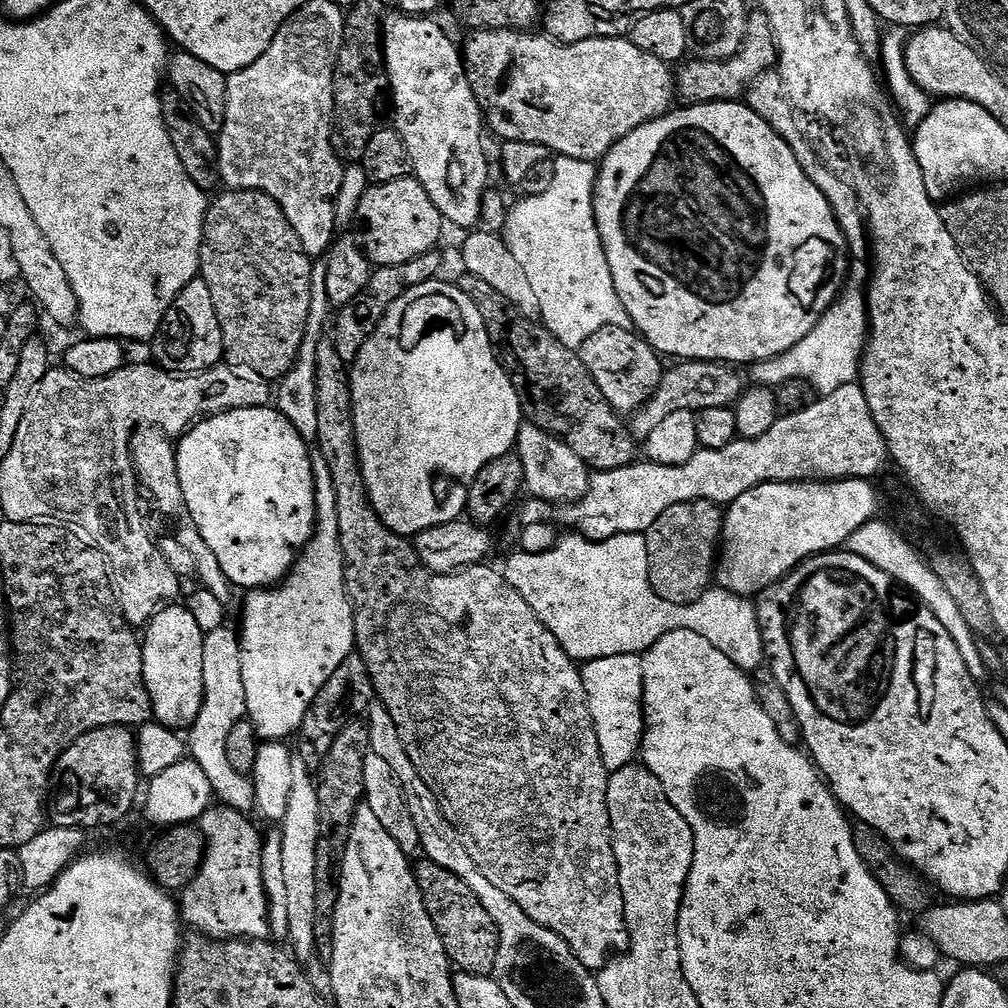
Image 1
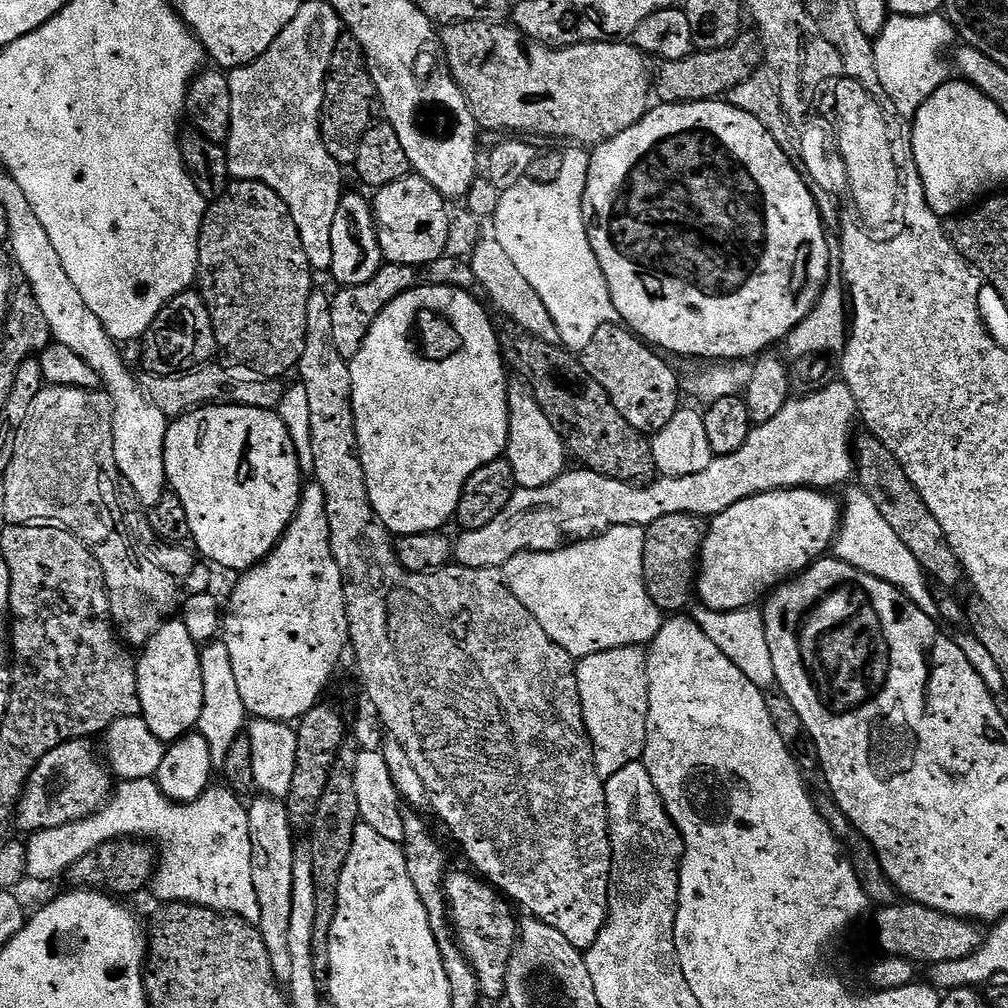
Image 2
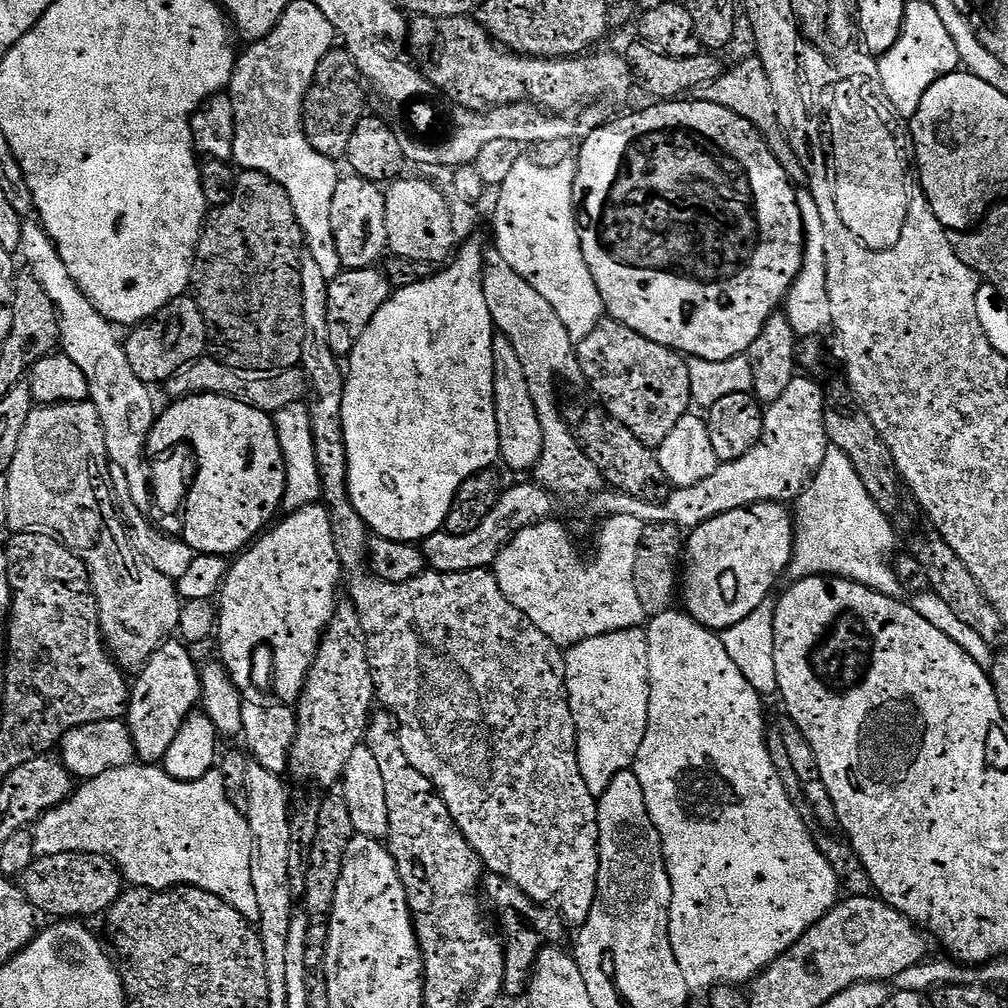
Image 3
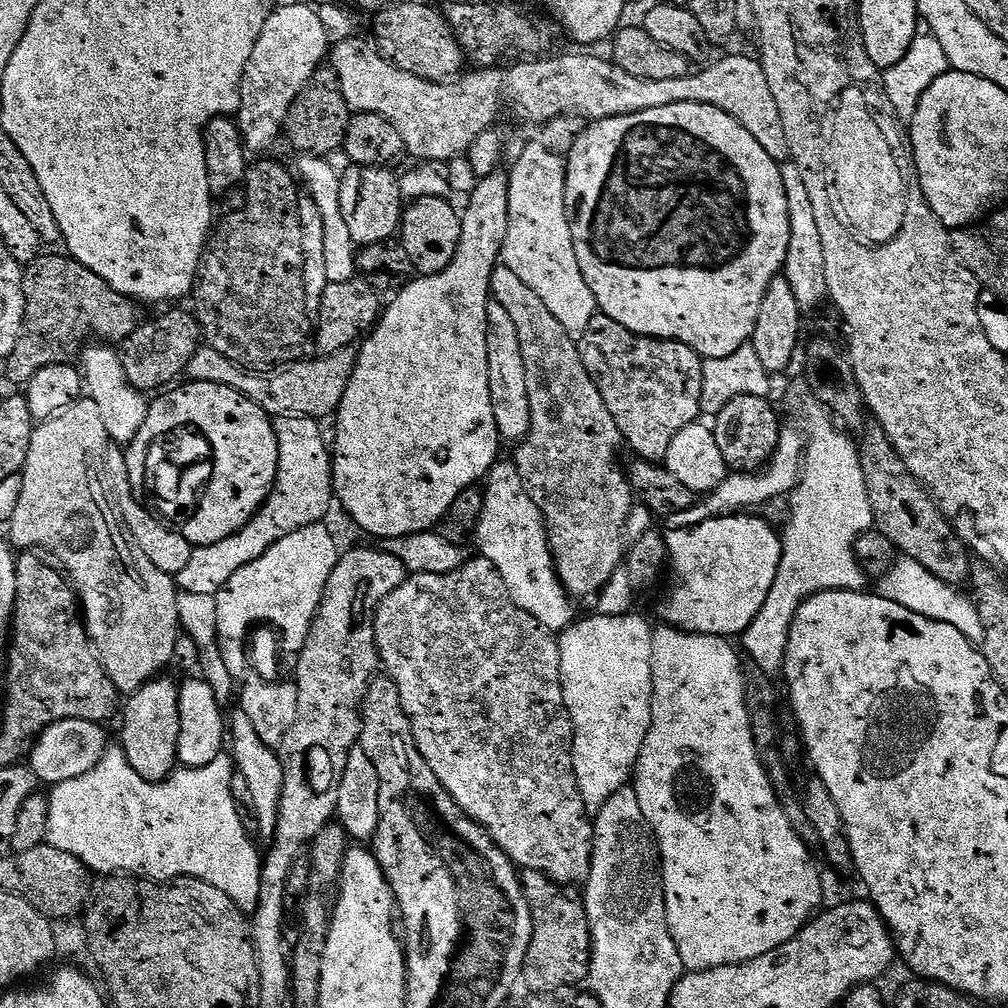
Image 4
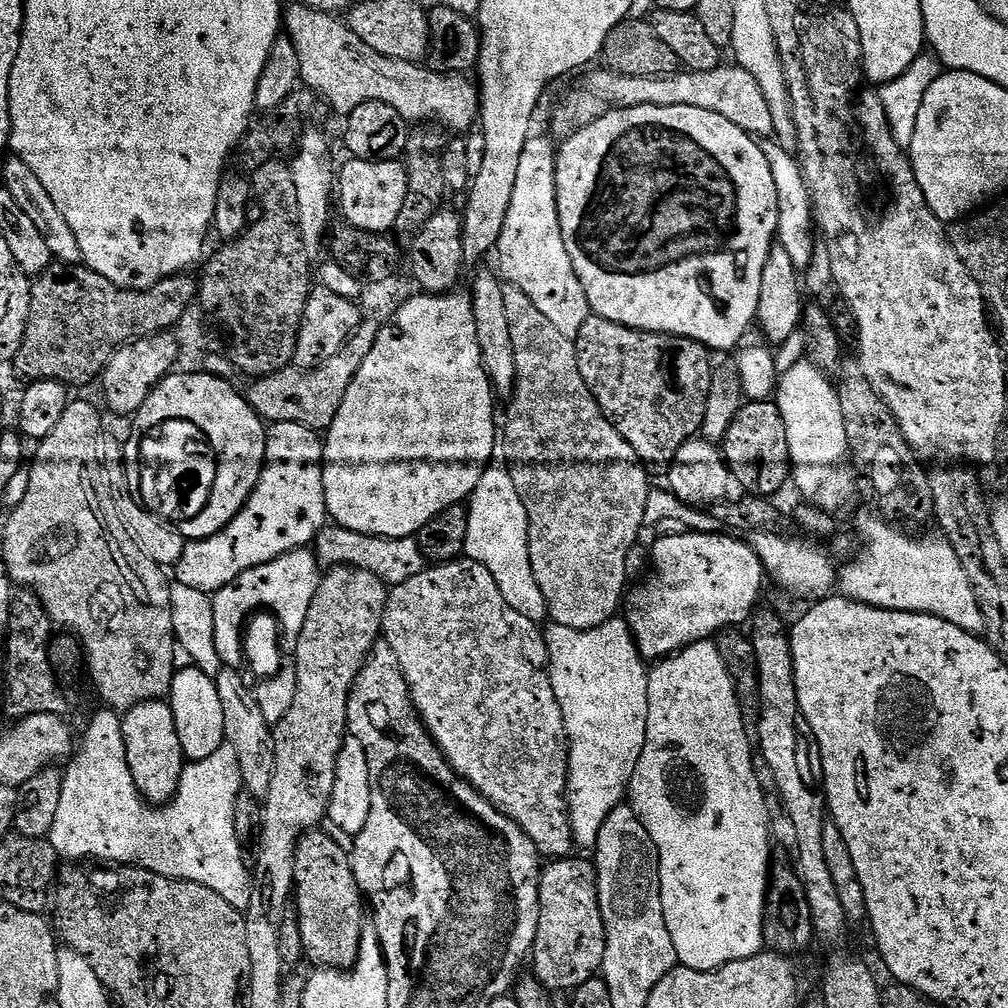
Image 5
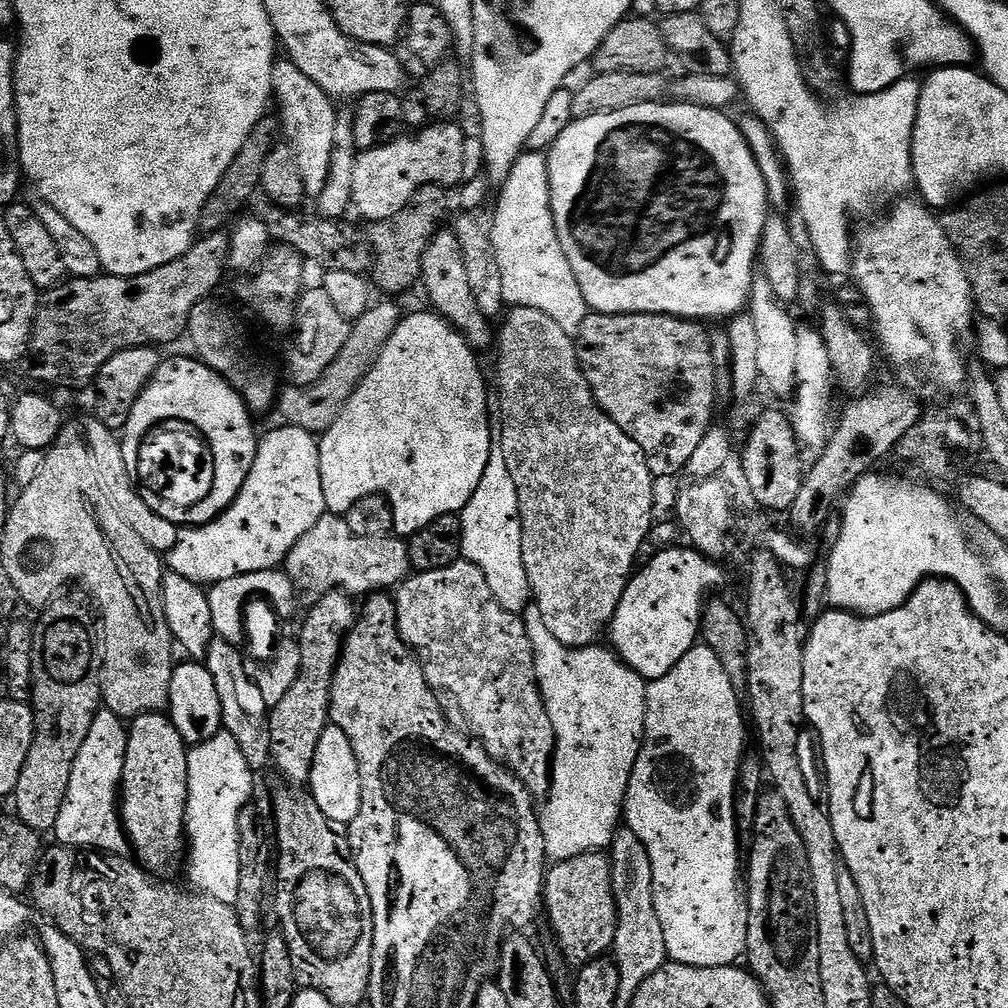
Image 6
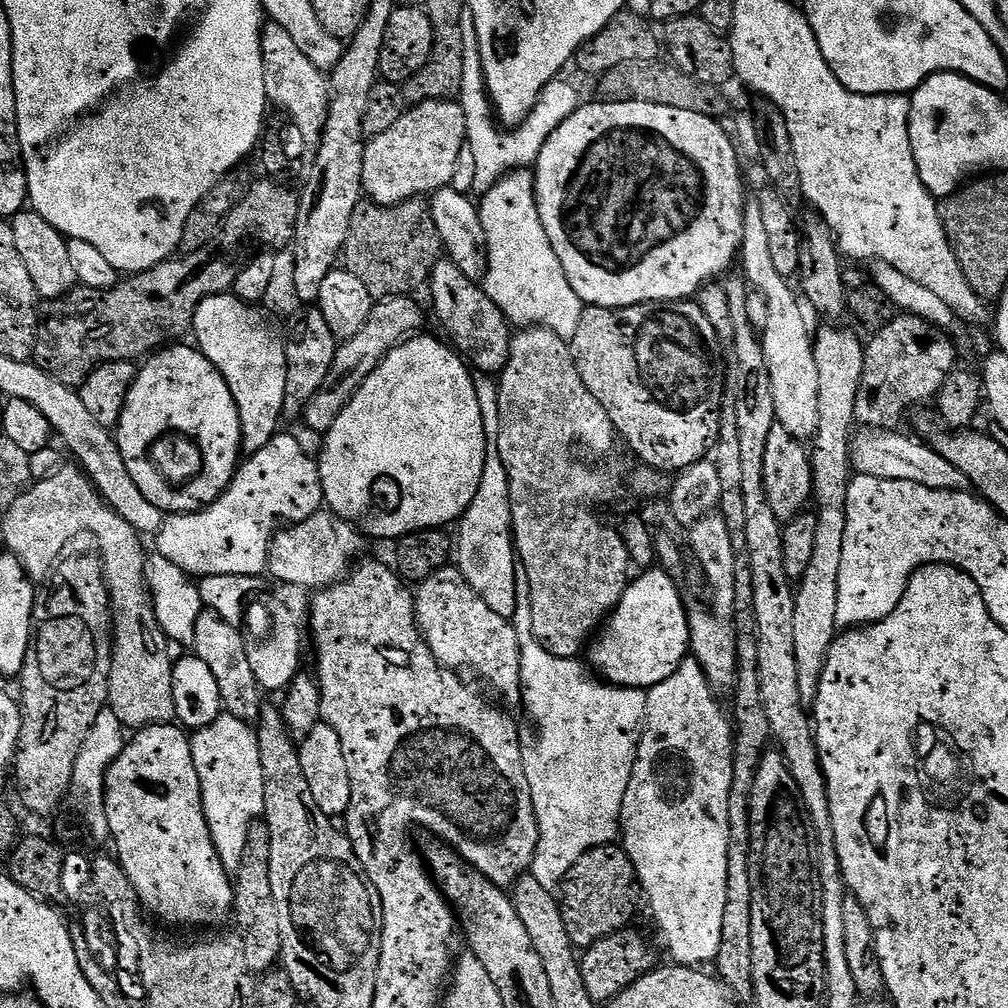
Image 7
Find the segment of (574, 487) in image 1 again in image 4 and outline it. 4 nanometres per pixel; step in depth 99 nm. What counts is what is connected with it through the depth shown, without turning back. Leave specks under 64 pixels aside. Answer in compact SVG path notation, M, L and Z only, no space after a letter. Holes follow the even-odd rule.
M489 303L486 310L486 362L490 382L490 406L494 406L494 422L500 431L501 441L519 442L530 430L530 394L526 394L526 362L522 362L522 345L518 342L518 330L510 314L498 303Z

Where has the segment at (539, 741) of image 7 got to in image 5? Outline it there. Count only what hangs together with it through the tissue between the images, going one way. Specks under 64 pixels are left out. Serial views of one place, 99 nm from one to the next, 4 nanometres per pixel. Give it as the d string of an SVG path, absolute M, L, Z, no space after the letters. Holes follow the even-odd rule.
M497 442L492 463L485 468L482 478L478 478L478 486L466 504L470 530L466 530L464 556L486 566L486 570L494 574L502 598L506 598L507 604L514 606L518 614L544 622L548 620L548 607L542 598L542 590L538 590L538 582L534 582L534 570L530 566L526 506L522 506L522 498L518 498L518 490L514 490L514 478L507 467L506 446ZM613 618L607 620L602 626L588 631L573 630L569 627L558 626L553 623L549 623L547 627L545 640L548 644L549 652L549 676L551 678L551 685L554 688L555 697L558 698L559 709L562 710L563 722L567 726L569 737L568 813L570 814L572 839L577 849L588 848L588 850L592 850L595 849L598 842L598 830L602 830L602 822L606 822L606 818L610 818L610 810L617 808L625 797L629 795L632 779L634 778L634 770L637 768L637 759L641 757L641 752L645 748L645 736L649 718L649 669L637 648L632 630L625 619Z

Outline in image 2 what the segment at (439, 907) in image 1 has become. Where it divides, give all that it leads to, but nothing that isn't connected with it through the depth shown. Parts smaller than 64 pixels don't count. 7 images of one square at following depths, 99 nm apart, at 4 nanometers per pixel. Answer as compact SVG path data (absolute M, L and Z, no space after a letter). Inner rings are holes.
M452 870L444 878L444 902L448 906L450 927L465 960L476 971L481 997L485 1001L499 996L501 999L506 992L508 963L518 939L518 920L512 917L513 905L497 889L479 875L468 872Z

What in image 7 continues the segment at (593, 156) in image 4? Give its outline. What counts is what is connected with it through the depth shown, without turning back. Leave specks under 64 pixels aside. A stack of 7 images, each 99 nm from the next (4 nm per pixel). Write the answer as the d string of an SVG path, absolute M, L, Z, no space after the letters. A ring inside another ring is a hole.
M627 100L626 102L595 102L596 104L586 103L576 109L576 112L570 114L568 118L552 134L549 140L542 146L541 153L538 154L534 165L534 175L536 177L536 205L538 214L542 218L542 226L546 230L546 238L550 238L550 246L554 246L554 254L558 254L558 262L562 262L562 270L566 270L566 278L570 278L570 286L574 286L574 294L584 301L585 305L593 308L625 308L635 304L659 305L661 302L679 302L695 297L700 289L713 283L717 278L723 277L731 264L735 265L738 260L742 234L744 233L744 205L746 195L744 196L745 173L742 171L740 156L736 153L734 141L728 137L728 128L725 127L717 117L707 116L706 114L694 114L694 110L674 110L674 106L658 106L650 102L641 100Z

